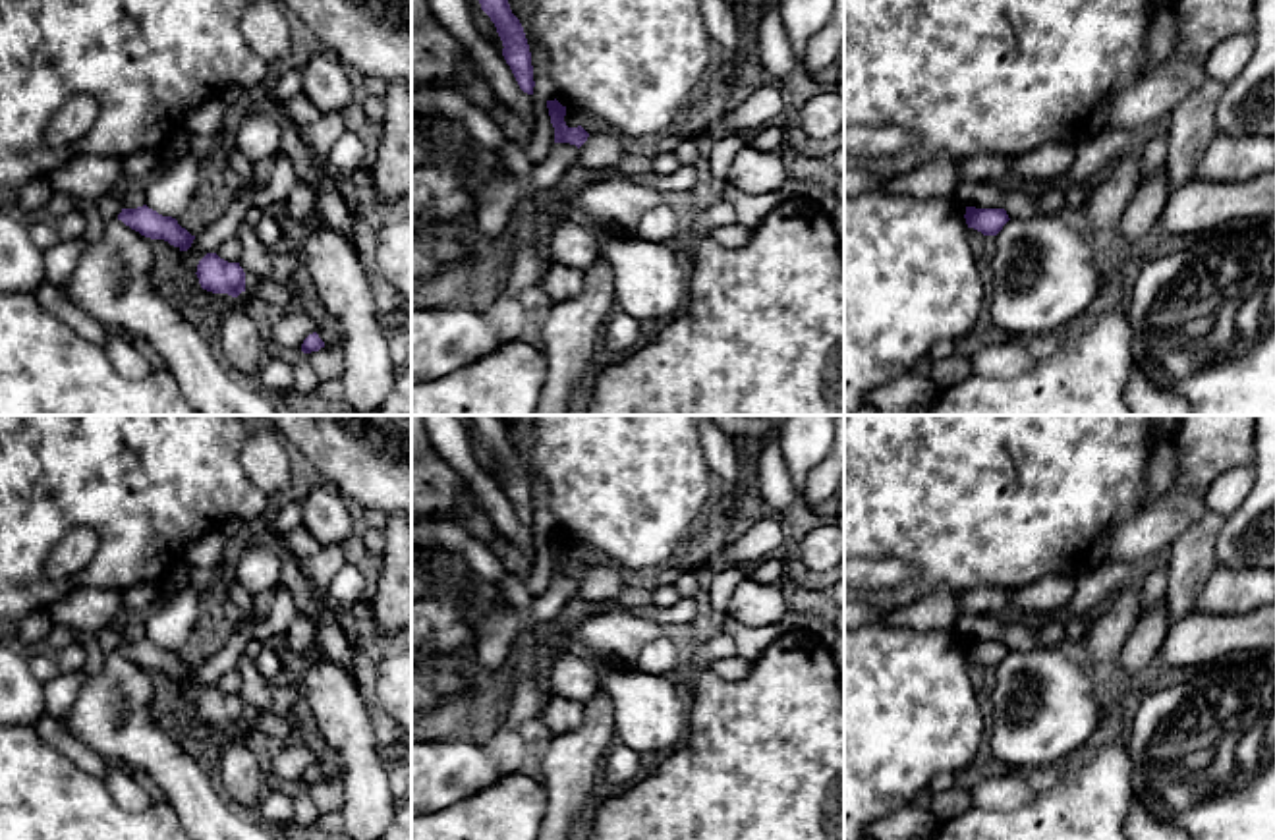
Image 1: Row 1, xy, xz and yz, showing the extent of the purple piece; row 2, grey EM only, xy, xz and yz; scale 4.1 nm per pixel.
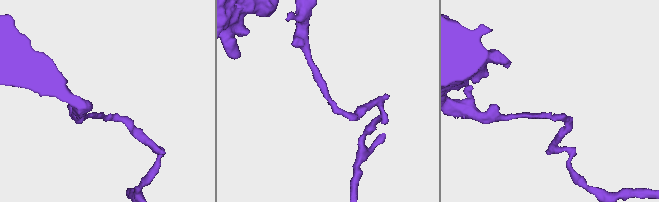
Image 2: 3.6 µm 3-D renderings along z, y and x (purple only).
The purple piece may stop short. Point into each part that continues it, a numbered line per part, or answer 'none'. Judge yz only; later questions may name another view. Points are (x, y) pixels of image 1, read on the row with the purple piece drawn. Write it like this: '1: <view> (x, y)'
none

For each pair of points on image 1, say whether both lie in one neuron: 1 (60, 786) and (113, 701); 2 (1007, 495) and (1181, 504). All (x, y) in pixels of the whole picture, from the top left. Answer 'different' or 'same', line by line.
1: different
2: different

